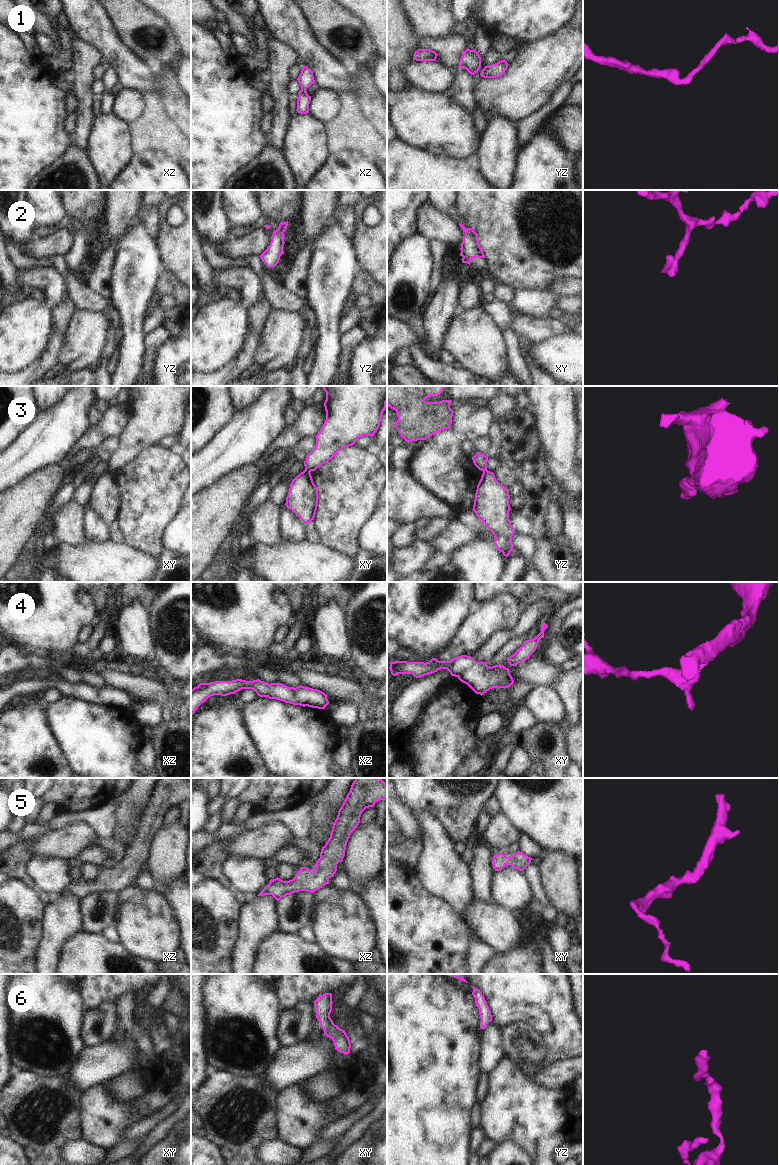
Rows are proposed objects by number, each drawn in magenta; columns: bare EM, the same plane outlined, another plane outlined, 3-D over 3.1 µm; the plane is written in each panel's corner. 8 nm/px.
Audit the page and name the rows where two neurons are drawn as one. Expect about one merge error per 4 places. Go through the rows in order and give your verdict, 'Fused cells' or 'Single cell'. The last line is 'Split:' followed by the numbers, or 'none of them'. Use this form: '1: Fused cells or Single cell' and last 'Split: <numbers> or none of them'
1: Single cell
2: Single cell
3: Fused cells
4: Single cell
5: Single cell
6: Single cell
Split: 3

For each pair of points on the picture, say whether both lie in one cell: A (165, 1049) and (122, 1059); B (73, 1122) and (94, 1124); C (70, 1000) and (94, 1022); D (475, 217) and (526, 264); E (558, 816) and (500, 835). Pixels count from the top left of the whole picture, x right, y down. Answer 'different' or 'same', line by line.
A: different
B: different
C: different
D: same
E: different

